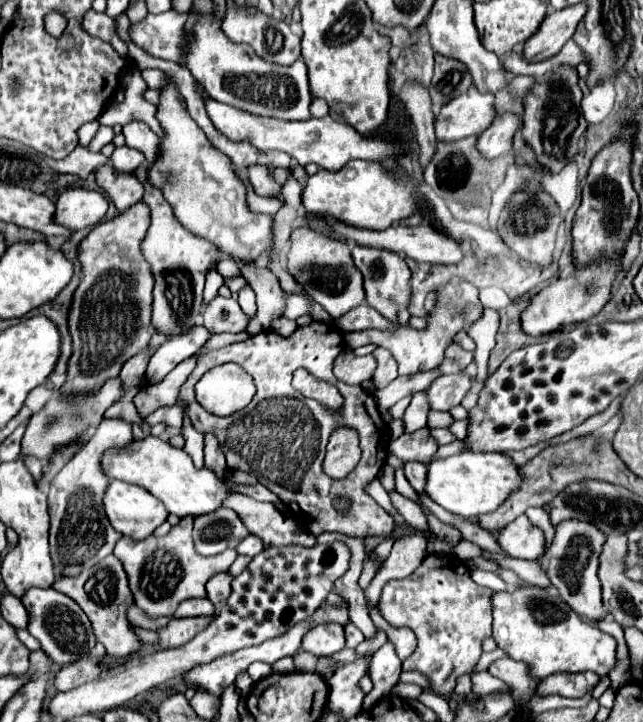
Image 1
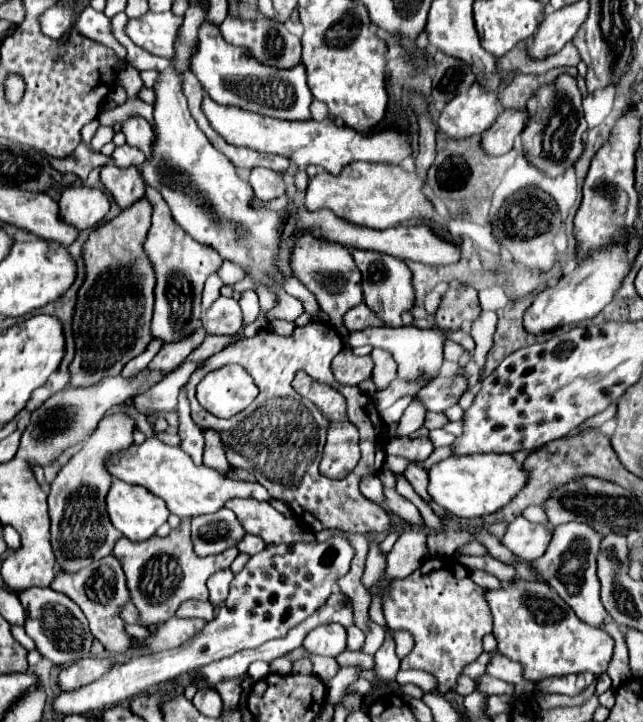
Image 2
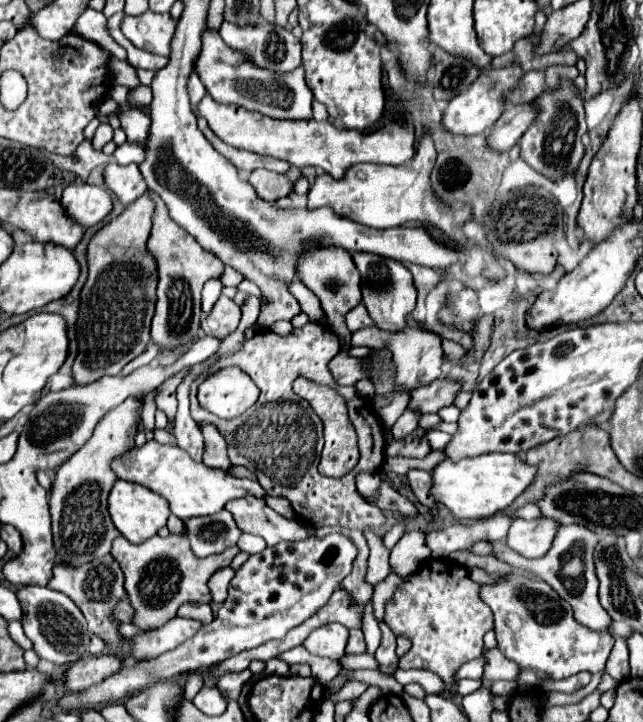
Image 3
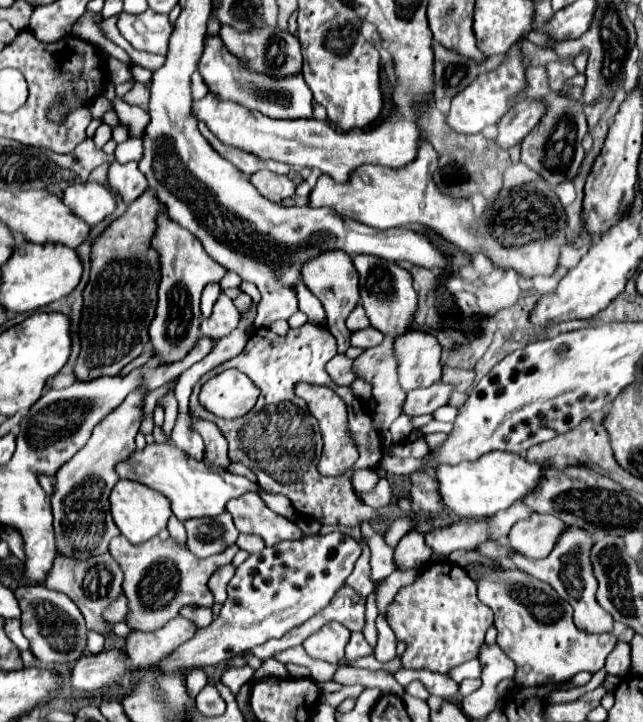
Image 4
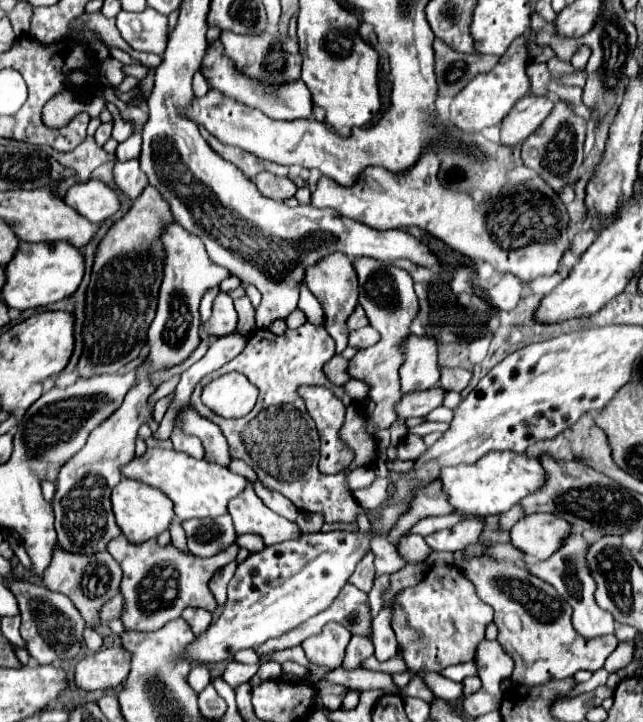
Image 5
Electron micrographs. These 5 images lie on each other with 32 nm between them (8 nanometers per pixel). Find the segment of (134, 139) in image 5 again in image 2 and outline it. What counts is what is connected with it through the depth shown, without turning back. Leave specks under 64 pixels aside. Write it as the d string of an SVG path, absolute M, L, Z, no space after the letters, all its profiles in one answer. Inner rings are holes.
M128 144L120 146L114 150L112 154L112 162L118 166L118 168L130 168L130 166L142 166L146 162L146 156L138 150L138 148L132 148Z

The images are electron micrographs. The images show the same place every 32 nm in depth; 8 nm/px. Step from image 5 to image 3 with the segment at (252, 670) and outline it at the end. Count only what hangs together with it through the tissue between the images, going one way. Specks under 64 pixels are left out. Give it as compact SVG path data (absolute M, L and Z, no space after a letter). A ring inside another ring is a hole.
M244 670L244 672L240 672L240 674L222 676L222 678L216 682L216 686L218 686L218 690L222 692L222 696L224 696L226 700L238 700L244 682L248 682L250 678L252 678L250 670Z

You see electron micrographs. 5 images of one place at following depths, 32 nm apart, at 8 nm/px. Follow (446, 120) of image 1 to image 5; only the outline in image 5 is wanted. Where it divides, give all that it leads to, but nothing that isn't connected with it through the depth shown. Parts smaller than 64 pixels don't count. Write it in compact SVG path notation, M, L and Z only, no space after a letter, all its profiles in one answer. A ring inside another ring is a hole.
M520 36L518 40L514 40L514 44L510 44L508 52L502 56L502 60L498 62L498 66L486 74L478 74L456 98L454 104L450 108L450 124L456 130L462 132L482 132L482 136L494 144L504 146L500 140L500 124L502 118L510 112L510 108L528 94L530 82L526 76L526 38Z

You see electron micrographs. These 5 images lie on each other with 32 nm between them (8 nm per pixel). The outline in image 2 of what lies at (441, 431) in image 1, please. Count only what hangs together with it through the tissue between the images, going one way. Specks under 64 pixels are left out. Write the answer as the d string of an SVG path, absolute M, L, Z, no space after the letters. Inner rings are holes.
M440 428L440 430L430 430L430 440L434 442L434 446L446 446L454 442L454 436Z

